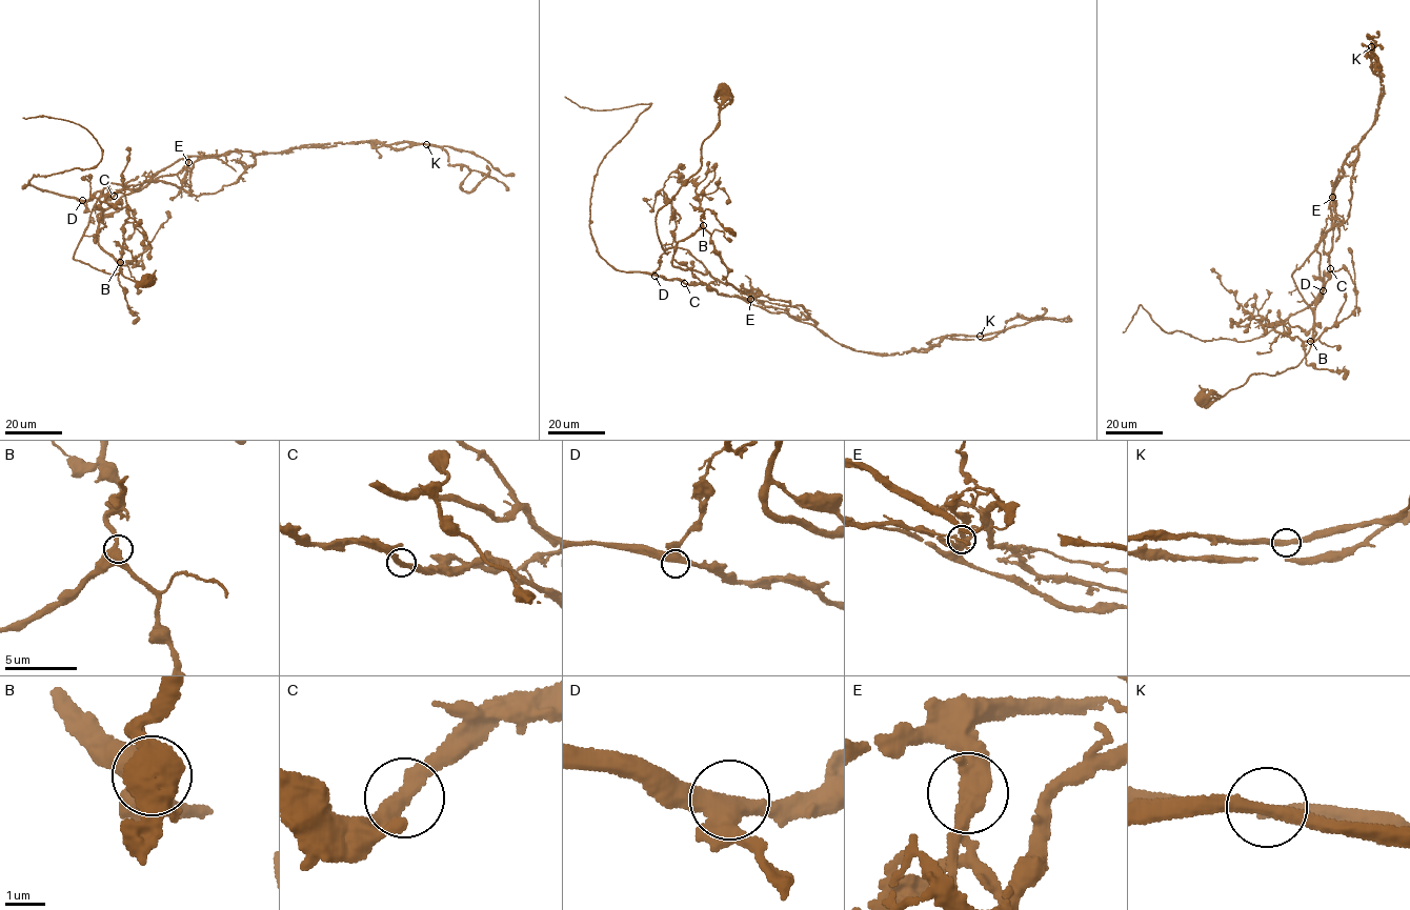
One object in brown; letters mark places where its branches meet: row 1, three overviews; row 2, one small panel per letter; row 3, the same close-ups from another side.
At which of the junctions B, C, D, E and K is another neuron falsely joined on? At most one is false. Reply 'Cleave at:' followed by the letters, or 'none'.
Cleave at: E

